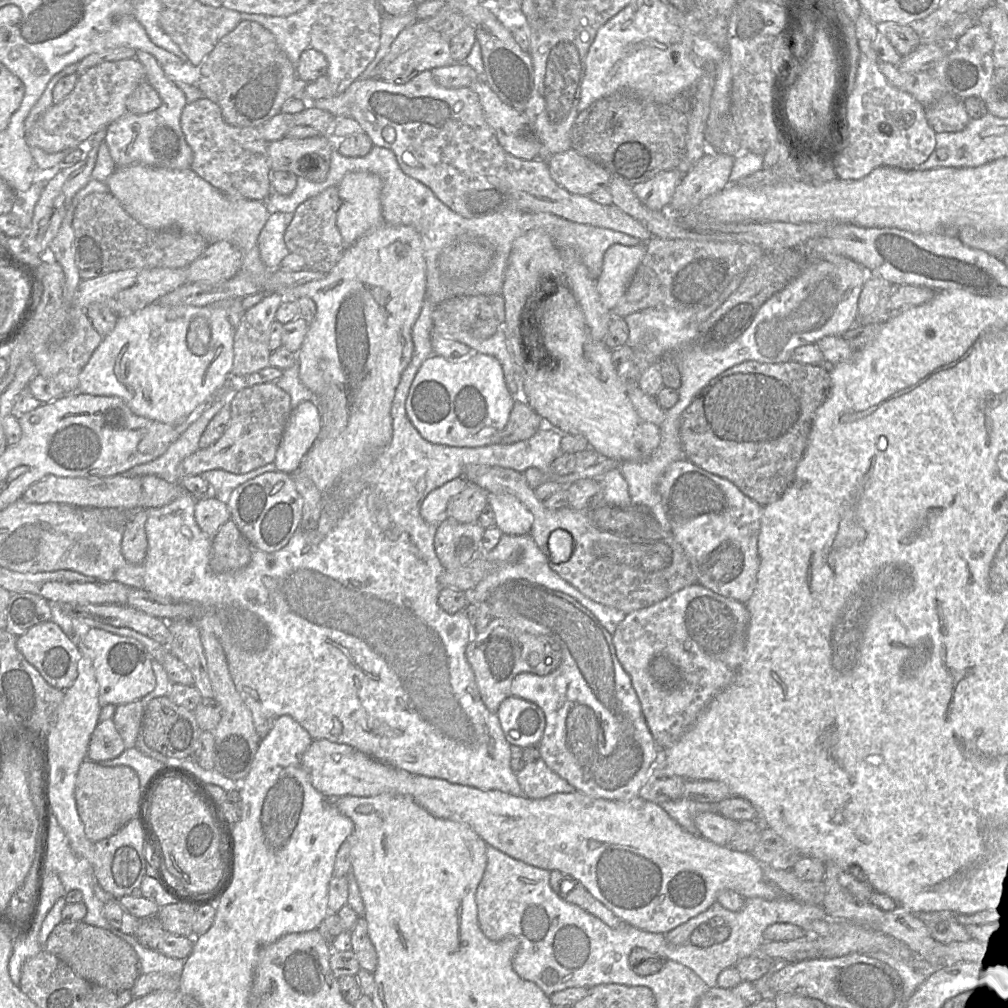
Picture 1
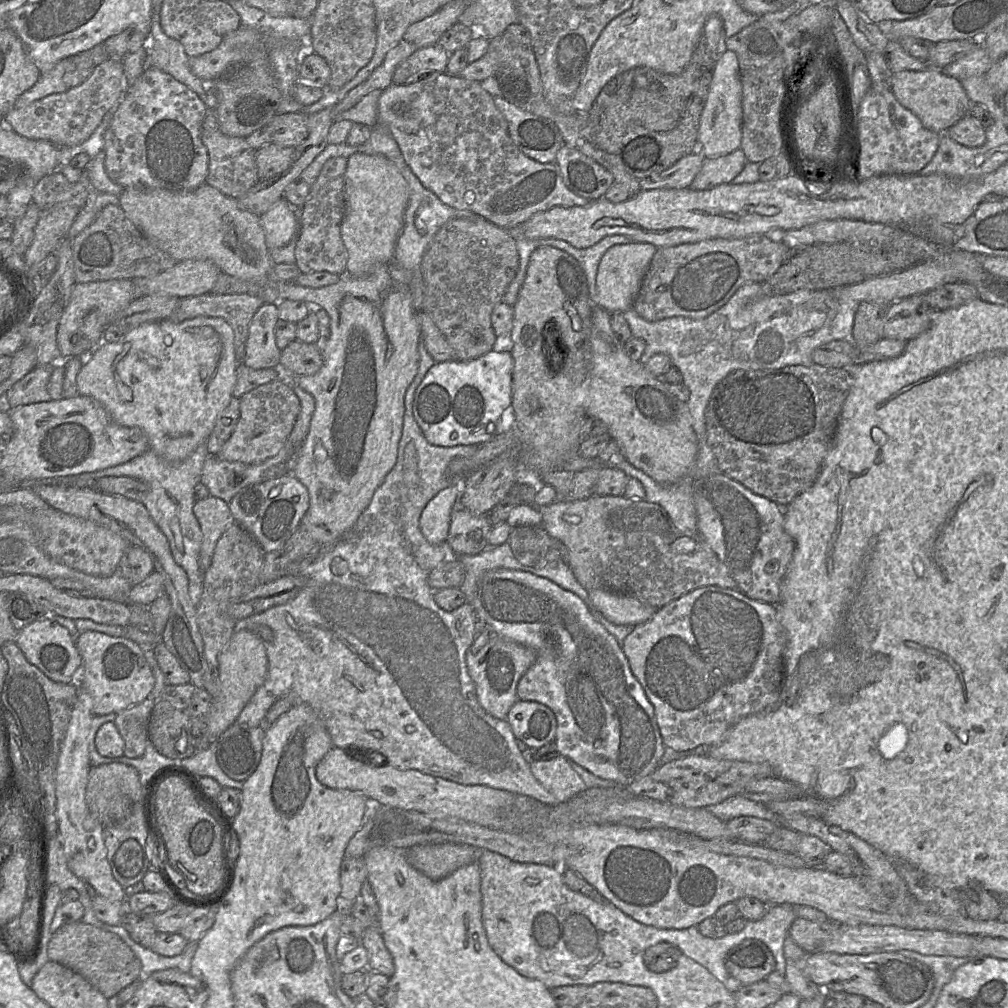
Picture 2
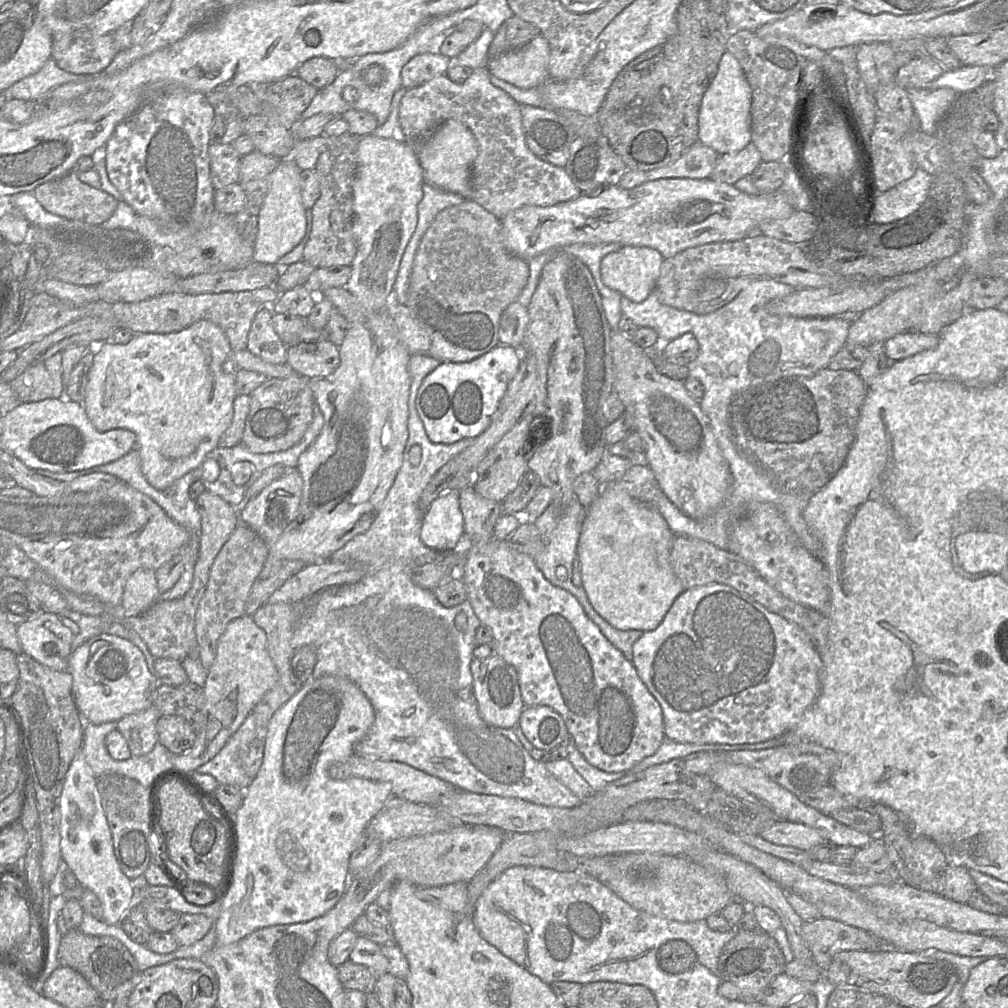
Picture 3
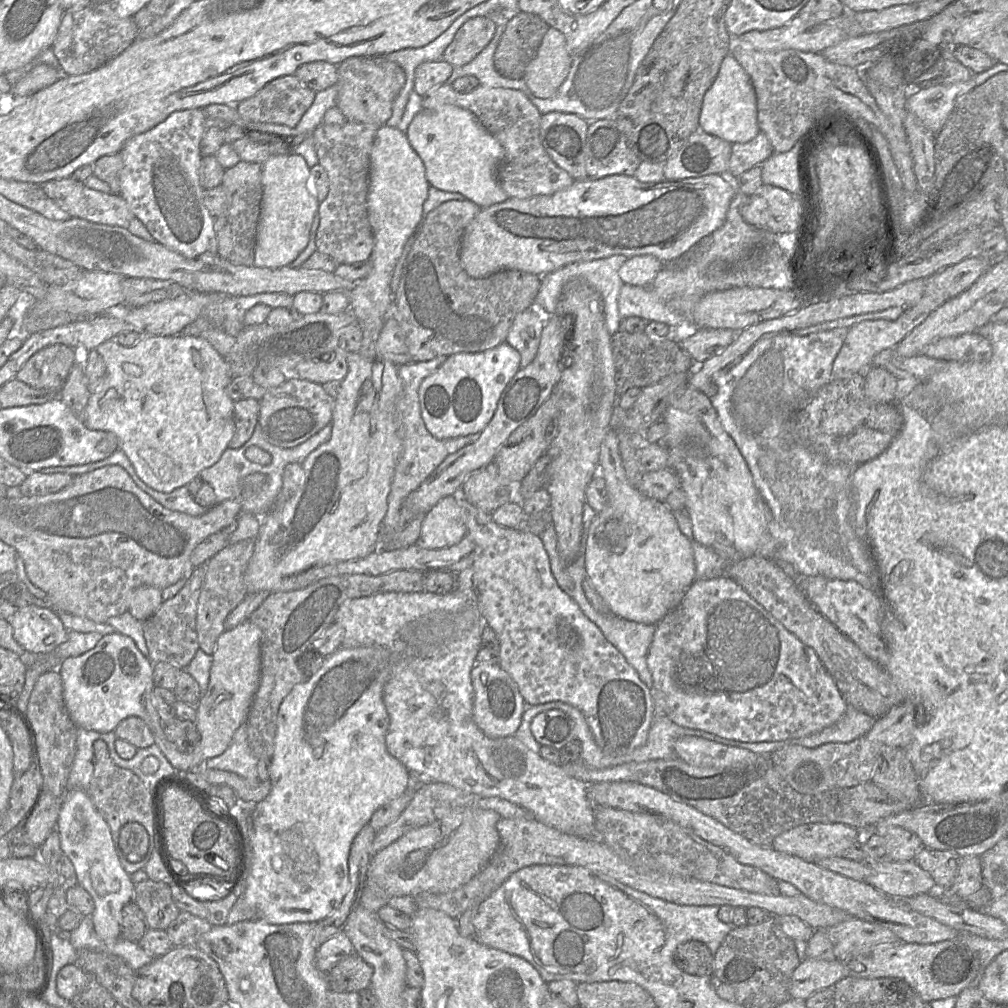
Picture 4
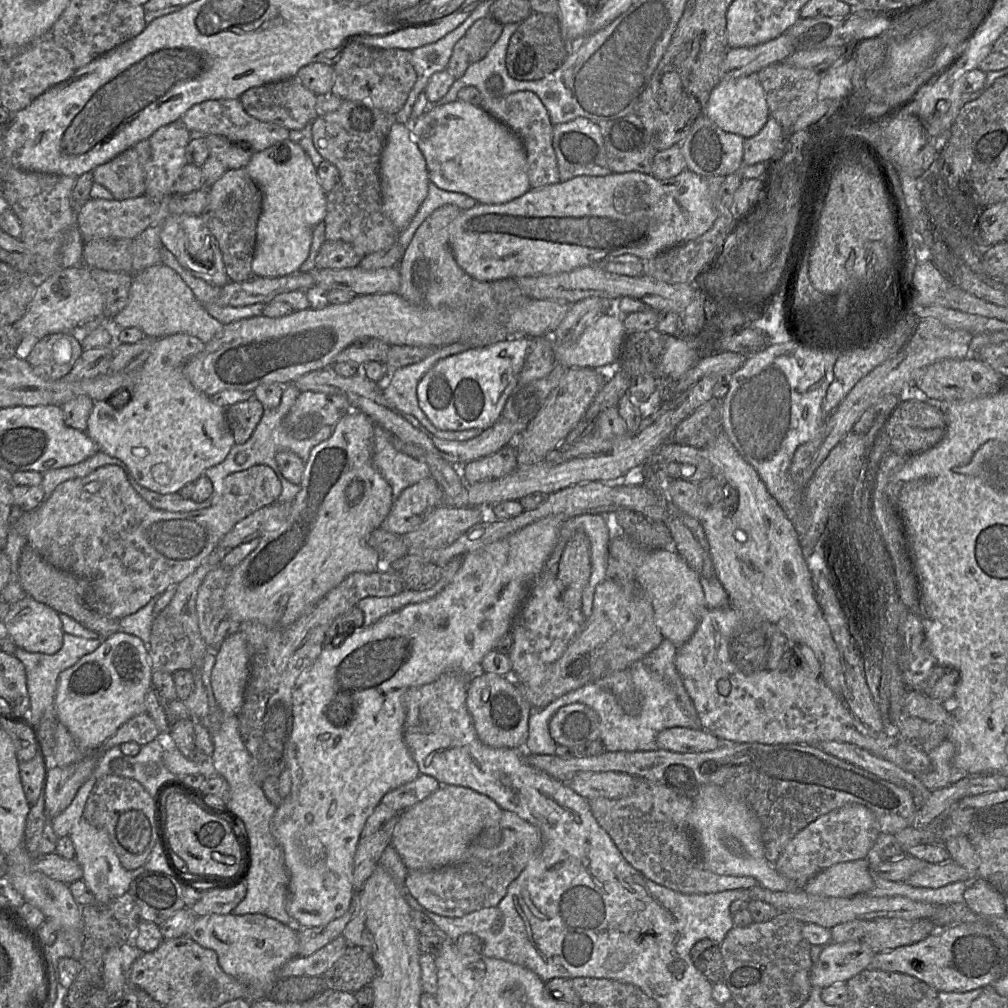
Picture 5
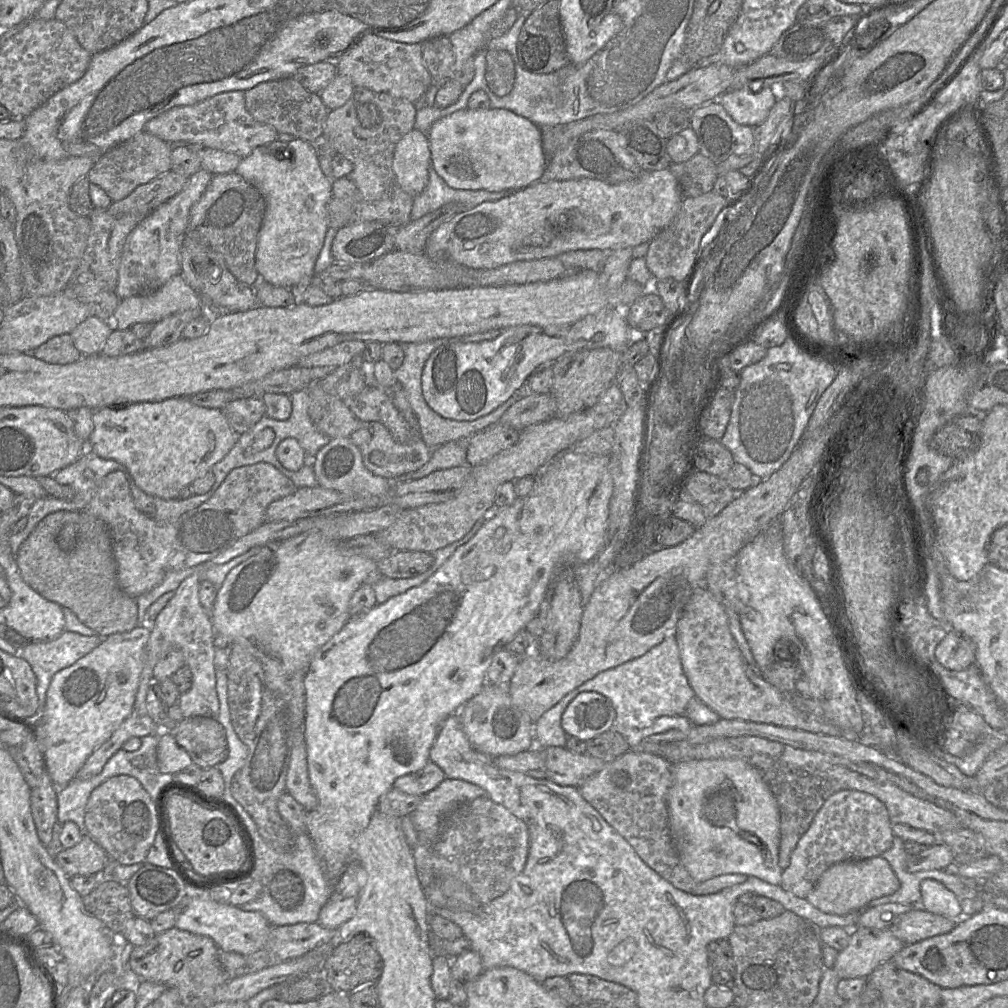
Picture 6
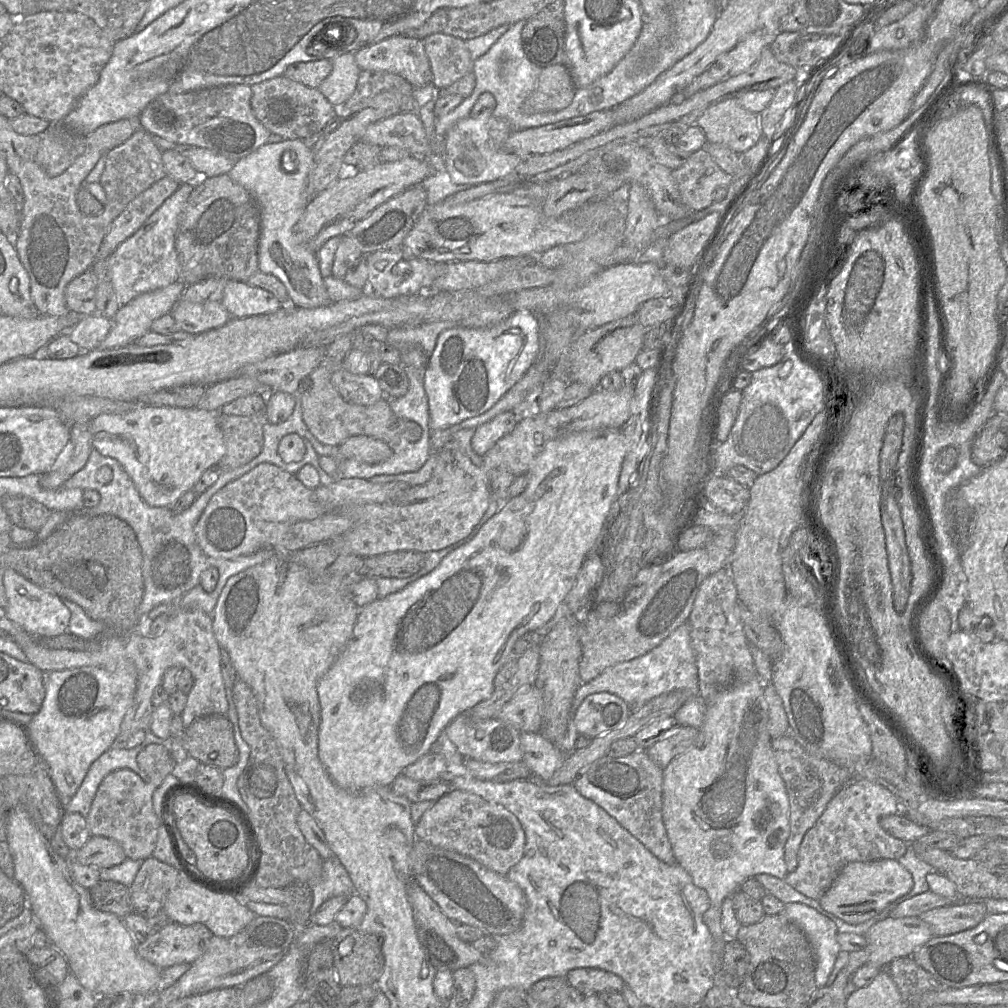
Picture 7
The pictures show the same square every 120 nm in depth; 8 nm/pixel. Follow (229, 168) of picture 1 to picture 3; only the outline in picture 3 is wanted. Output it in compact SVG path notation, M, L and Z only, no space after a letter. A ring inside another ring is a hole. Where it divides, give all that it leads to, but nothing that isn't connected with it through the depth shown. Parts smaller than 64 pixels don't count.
M210 143L208 154L211 182L215 190L238 182L241 156L232 144Z

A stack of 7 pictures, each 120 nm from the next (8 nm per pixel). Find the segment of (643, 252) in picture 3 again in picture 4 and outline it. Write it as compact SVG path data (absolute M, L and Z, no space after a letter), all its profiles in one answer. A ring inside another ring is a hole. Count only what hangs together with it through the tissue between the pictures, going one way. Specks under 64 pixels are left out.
M651 255L629 257L618 274L624 284L646 287L652 284L664 263Z

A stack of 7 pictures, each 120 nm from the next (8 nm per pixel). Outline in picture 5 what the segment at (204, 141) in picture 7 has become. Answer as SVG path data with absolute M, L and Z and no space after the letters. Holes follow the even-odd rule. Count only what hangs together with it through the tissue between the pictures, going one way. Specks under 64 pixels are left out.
M240 99L205 101L190 108L180 119L191 133L224 136L232 143L240 144L243 149L251 150L253 153L282 145L290 137L290 130L250 116L244 110Z

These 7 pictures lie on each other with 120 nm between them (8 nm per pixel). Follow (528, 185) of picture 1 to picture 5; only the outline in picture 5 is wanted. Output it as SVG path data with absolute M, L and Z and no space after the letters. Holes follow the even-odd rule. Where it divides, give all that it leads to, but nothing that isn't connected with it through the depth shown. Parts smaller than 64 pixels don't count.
M517 91L506 96L482 98L480 107L505 124L522 141L527 157L527 174L531 188L560 181L557 159L552 144L553 123L539 97L531 91Z

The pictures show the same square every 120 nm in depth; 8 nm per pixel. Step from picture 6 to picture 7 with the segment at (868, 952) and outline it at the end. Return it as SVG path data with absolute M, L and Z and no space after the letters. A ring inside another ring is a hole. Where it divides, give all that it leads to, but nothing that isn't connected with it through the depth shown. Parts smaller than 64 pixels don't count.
M919 916L886 918L872 925L864 935L869 947L869 958L865 964L885 968L895 959L911 956L914 951L934 937L930 926Z

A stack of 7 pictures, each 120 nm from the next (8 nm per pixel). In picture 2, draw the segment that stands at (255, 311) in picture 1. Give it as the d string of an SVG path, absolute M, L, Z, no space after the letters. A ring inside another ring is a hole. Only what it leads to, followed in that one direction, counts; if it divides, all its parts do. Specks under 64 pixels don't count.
M264 303L255 312L245 345L242 365L252 369L280 367L281 350L276 345L277 303Z

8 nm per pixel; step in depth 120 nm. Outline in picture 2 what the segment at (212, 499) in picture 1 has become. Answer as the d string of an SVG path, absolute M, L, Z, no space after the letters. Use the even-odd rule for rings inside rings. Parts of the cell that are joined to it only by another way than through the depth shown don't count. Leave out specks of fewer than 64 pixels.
M209 495L197 500L193 512L200 524L203 541L199 554L199 567L202 573L212 562L216 544L221 535L235 523L229 505L224 500Z

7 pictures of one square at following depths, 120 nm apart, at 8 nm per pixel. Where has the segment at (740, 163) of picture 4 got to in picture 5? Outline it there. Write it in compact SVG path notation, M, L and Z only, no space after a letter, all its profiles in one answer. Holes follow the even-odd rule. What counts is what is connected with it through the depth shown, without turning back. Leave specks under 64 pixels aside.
M769 116L763 128L756 135L744 139L743 163L752 165L767 162L777 155L777 147L782 139L784 139L784 133L781 126Z

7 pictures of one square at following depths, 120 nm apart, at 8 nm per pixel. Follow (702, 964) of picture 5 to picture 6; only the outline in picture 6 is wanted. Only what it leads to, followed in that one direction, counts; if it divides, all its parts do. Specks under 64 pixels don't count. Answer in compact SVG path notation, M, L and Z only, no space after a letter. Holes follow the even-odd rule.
M728 938L710 942L707 956L713 983L731 988L735 977L735 961Z

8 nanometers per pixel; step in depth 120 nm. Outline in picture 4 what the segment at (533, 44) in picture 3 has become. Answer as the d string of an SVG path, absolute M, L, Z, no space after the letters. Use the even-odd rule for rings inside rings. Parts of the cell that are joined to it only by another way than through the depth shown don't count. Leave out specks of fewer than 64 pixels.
M549 28L534 59L528 64L523 80L531 93L541 99L552 97L569 73L572 55L566 47L565 36L554 28Z

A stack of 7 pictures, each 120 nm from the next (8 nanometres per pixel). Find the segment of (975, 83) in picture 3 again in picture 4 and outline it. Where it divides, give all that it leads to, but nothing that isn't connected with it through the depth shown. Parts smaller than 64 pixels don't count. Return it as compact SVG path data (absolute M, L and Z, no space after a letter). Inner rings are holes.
M975 75L966 82L911 90L906 99L906 110L913 113L936 137L950 116L955 103L974 87Z

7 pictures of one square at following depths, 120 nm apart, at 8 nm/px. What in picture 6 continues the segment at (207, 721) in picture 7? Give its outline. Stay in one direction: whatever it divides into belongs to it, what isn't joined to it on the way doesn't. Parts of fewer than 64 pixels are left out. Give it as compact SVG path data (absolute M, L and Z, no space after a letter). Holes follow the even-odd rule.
M214 717L183 718L172 734L177 744L188 753L192 763L202 770L215 767L228 756L225 729Z

